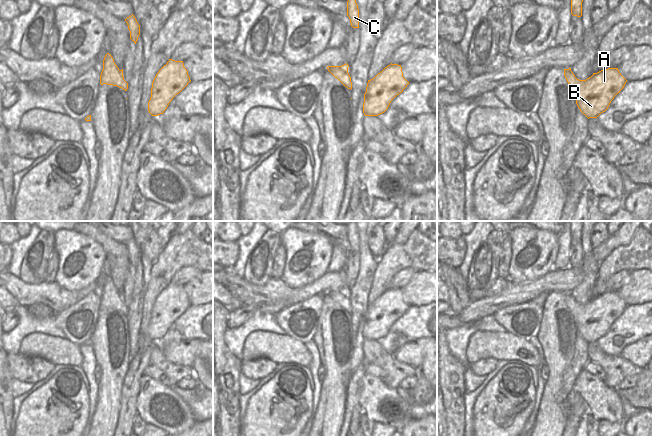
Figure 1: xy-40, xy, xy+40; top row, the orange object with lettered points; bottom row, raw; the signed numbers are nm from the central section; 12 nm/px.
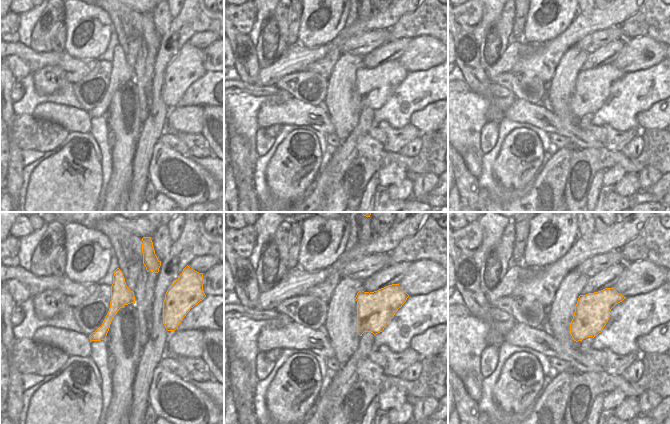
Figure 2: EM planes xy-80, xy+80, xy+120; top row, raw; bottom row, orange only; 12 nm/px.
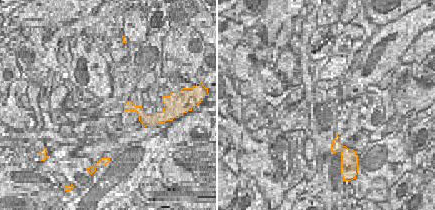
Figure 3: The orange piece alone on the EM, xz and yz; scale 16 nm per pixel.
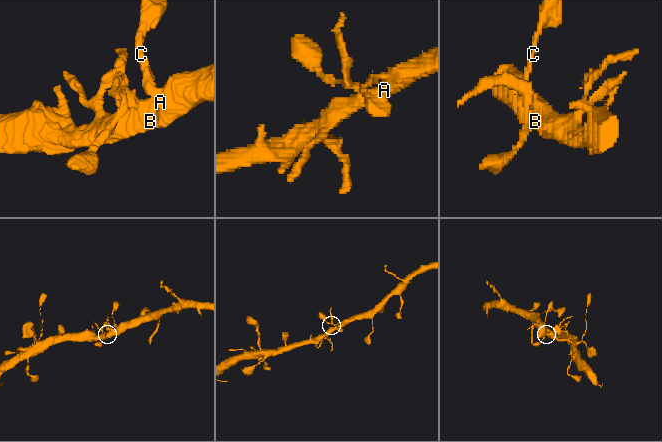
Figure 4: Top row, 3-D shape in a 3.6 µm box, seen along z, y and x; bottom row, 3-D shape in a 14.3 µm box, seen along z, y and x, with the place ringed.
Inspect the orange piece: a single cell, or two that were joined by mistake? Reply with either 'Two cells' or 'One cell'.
One cell.

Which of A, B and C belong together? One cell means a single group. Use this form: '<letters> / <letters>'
A B C

